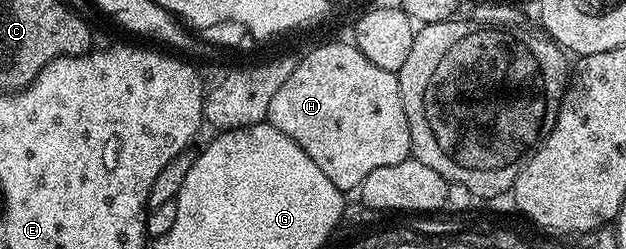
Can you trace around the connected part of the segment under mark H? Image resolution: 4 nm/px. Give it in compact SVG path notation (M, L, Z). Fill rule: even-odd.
M353 43L321 44L315 54L298 68L273 104L273 119L269 122L280 130L328 178L343 190L361 189L364 178L380 166L396 166L396 162L411 159L408 118L398 89L398 77L380 70L376 62L368 62Z

